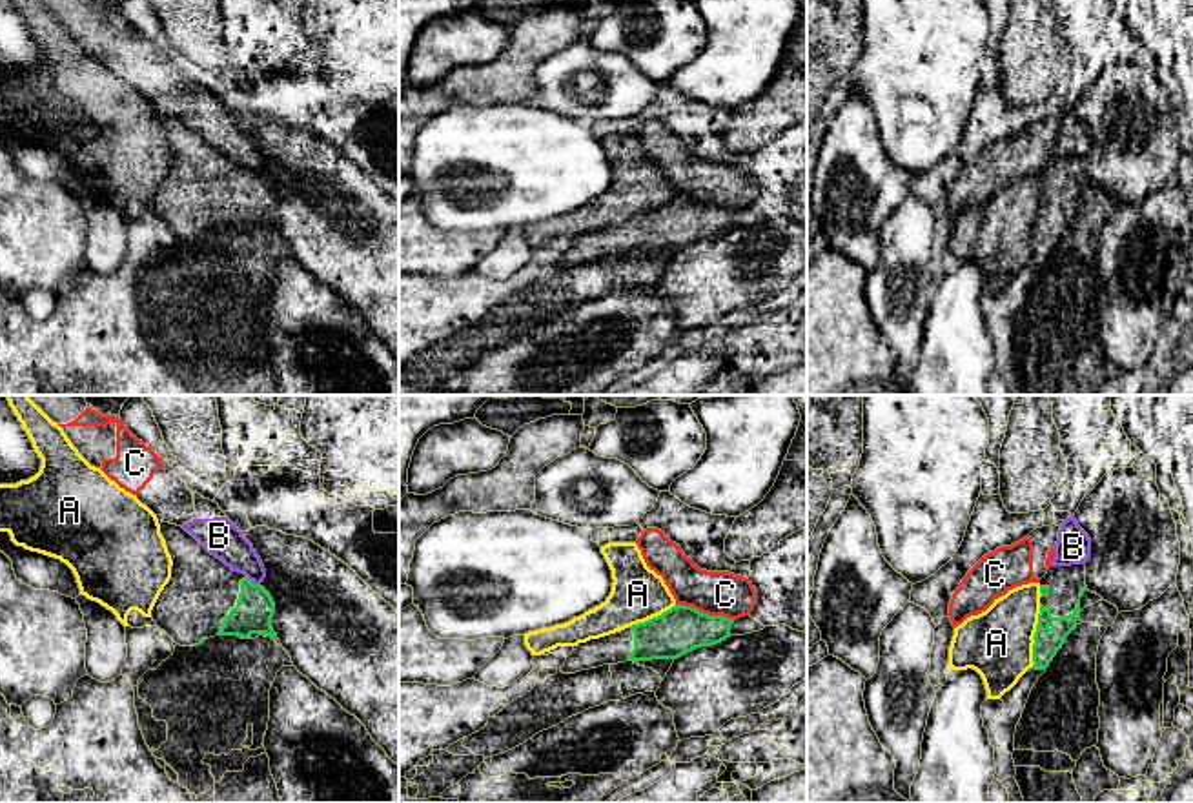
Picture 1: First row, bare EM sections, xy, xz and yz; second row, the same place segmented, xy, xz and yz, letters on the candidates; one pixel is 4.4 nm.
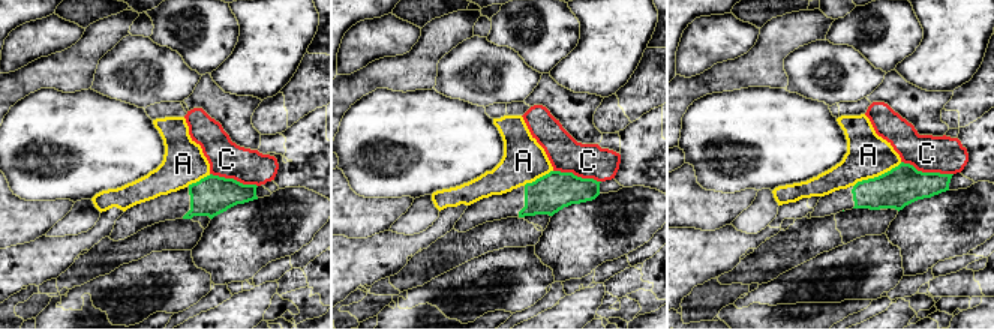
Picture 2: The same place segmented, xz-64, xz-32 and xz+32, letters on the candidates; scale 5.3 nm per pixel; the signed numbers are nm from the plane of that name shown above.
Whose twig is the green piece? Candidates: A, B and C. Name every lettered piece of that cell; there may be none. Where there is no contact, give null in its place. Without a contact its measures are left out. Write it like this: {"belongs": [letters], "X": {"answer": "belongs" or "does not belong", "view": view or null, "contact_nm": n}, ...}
{"belongs": [], "A": {"answer": "does not belong", "view": "yz", "contact_nm": 280}, "B": {"answer": "does not belong", "view": "xy", "contact_nm": 70}, "C": {"answer": "does not belong", "view": "xz", "contact_nm": 280}}

